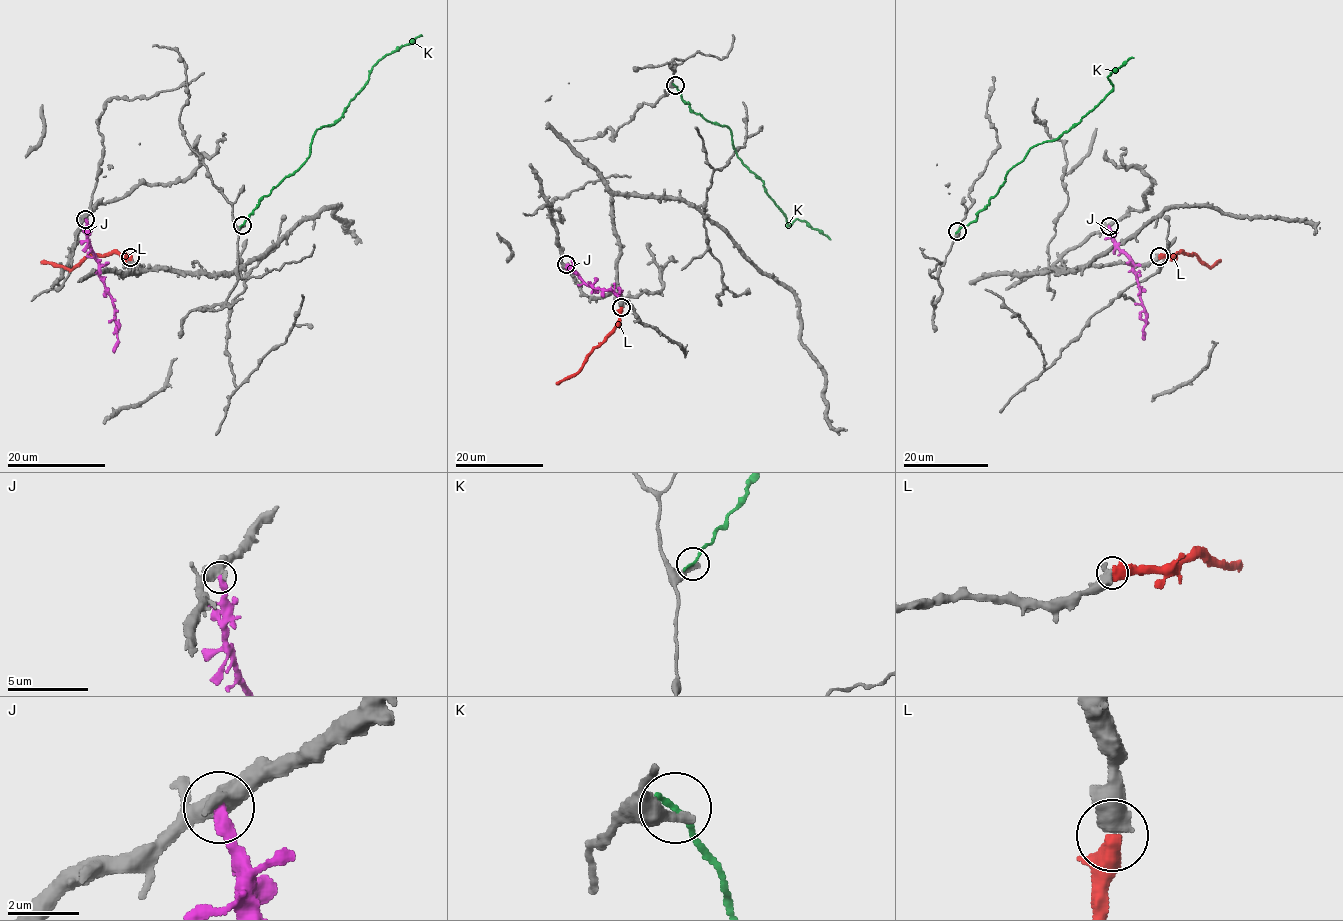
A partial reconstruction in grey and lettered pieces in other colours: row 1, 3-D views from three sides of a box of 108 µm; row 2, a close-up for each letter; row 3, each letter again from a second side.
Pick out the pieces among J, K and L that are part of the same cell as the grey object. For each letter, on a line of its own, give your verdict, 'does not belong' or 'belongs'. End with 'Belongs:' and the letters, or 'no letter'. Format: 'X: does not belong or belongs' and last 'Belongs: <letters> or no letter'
J: does not belong
K: does not belong
L: belongs
Belongs: L

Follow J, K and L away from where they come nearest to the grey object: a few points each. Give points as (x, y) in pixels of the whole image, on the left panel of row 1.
J: (86, 219), (90, 250), (114, 309), (118, 345), (114, 353)
K: (243, 225), (264, 197), (309, 156), (316, 130), (342, 116), (368, 80), (372, 67), (422, 36)
L: (130, 258), (107, 252), (90, 255), (71, 269), (41, 261)

